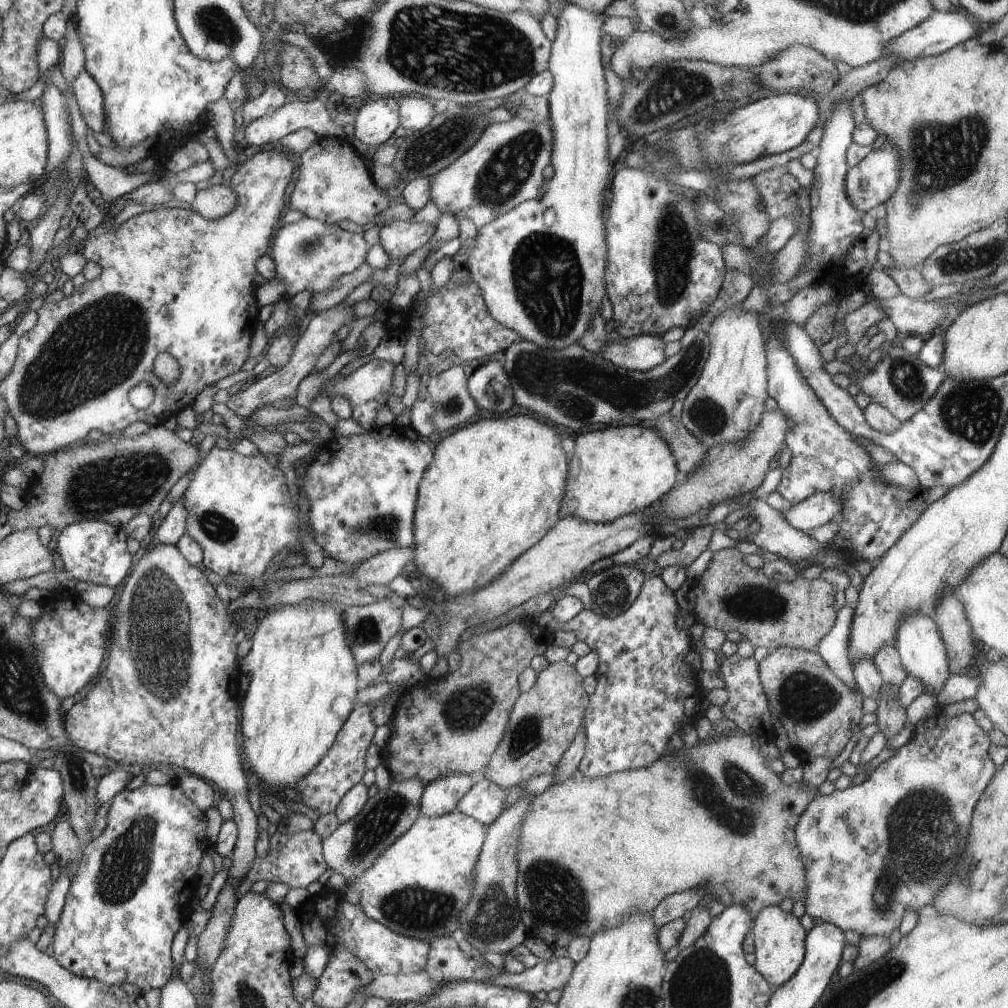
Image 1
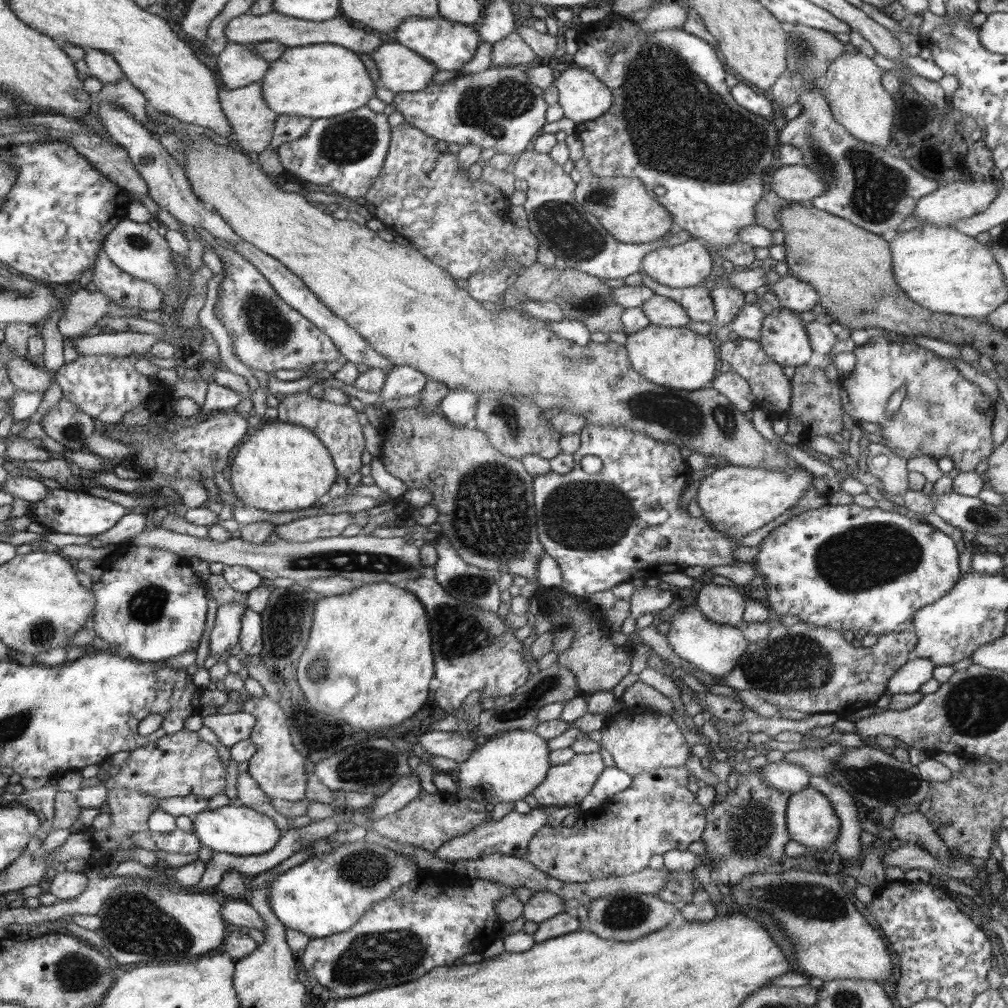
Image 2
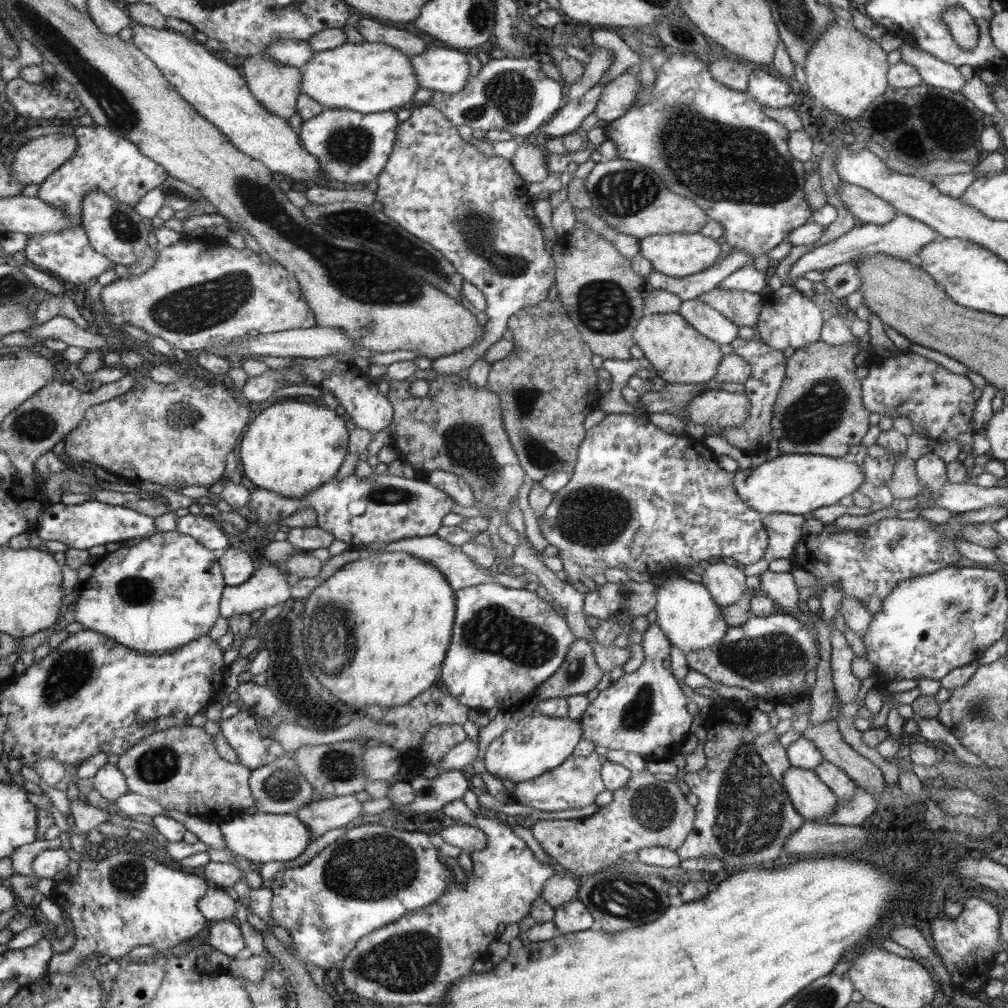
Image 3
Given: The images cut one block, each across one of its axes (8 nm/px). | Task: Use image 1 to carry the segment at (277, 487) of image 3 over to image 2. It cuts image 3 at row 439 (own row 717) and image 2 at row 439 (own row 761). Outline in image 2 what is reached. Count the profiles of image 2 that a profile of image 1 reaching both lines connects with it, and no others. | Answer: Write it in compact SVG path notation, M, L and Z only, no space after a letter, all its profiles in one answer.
M268 420L262 428L253 429L246 442L238 448L237 456L234 456L234 464L230 468L232 478L229 482L238 502L244 507L258 508L267 512L305 511L316 500L320 500L338 478L333 456L317 433L302 425L278 420Z

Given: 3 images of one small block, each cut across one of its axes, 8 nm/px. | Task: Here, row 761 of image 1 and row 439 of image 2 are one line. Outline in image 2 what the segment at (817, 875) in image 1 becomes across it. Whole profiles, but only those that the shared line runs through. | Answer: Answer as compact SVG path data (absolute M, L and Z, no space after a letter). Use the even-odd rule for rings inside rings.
M880 334L870 335L864 344L855 346L852 354L856 355L854 370L850 370L848 376L840 378L841 399L846 414L861 423L873 422L881 427L880 433L888 441L886 446L897 456L905 460L921 456L933 457L936 460L948 457L954 462L954 468L961 472L976 471L978 464L990 457L996 446L992 438L995 405L976 383L961 374L950 359L916 343L895 341ZM902 386L906 388L906 395L899 410L889 415L886 413L888 400Z

